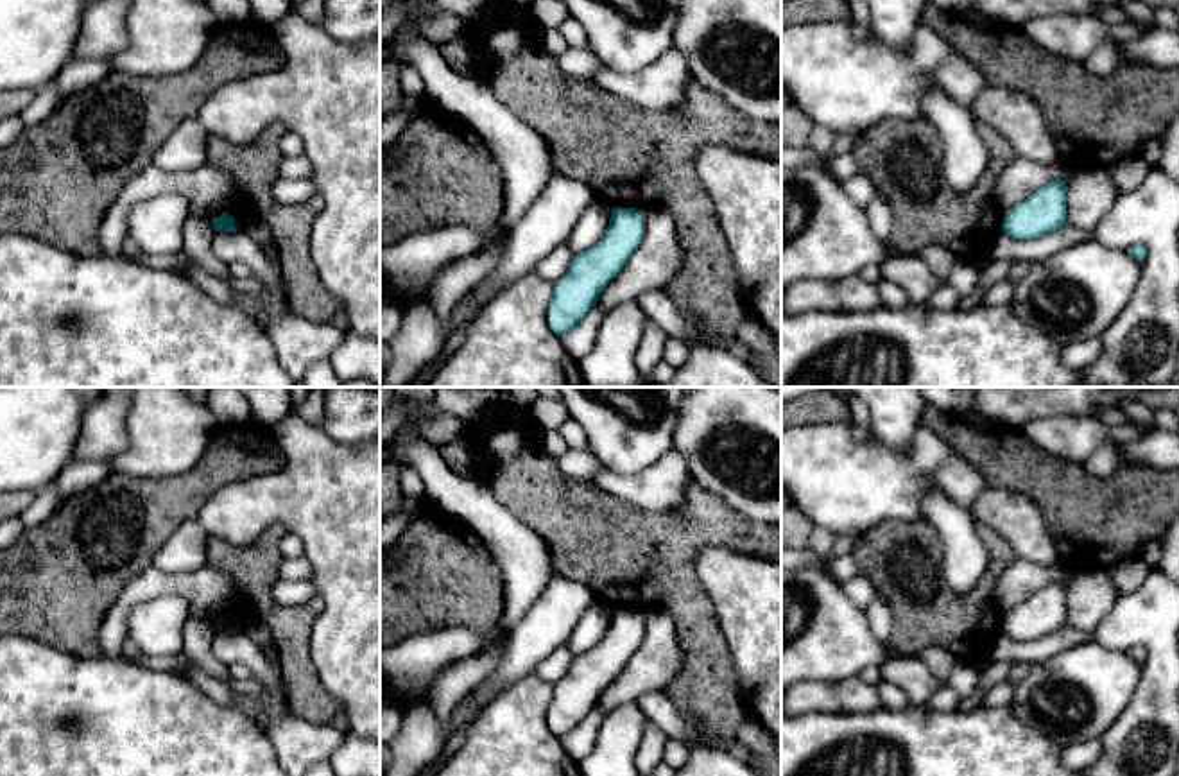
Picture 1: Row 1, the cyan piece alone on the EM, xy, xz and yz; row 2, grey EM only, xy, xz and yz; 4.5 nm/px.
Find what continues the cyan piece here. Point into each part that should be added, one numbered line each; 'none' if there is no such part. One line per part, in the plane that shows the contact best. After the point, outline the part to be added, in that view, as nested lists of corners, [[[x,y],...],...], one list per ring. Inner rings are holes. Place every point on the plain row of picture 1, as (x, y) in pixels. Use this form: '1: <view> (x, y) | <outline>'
none

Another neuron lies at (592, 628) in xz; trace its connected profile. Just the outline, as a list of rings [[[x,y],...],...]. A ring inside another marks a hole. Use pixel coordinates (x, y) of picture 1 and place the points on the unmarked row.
[[[598,599],[593,602],[566,643],[575,656],[591,649],[604,638],[609,627],[611,613],[613,608],[606,602]]]

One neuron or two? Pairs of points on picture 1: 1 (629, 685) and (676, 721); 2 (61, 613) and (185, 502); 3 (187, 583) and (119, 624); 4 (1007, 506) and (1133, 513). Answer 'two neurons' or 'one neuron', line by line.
1: two neurons
2: one neuron
3: one neuron
4: two neurons

